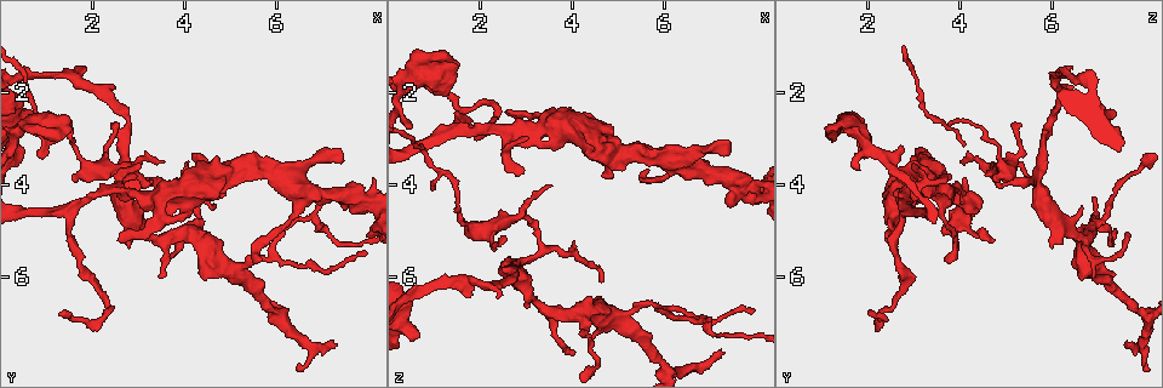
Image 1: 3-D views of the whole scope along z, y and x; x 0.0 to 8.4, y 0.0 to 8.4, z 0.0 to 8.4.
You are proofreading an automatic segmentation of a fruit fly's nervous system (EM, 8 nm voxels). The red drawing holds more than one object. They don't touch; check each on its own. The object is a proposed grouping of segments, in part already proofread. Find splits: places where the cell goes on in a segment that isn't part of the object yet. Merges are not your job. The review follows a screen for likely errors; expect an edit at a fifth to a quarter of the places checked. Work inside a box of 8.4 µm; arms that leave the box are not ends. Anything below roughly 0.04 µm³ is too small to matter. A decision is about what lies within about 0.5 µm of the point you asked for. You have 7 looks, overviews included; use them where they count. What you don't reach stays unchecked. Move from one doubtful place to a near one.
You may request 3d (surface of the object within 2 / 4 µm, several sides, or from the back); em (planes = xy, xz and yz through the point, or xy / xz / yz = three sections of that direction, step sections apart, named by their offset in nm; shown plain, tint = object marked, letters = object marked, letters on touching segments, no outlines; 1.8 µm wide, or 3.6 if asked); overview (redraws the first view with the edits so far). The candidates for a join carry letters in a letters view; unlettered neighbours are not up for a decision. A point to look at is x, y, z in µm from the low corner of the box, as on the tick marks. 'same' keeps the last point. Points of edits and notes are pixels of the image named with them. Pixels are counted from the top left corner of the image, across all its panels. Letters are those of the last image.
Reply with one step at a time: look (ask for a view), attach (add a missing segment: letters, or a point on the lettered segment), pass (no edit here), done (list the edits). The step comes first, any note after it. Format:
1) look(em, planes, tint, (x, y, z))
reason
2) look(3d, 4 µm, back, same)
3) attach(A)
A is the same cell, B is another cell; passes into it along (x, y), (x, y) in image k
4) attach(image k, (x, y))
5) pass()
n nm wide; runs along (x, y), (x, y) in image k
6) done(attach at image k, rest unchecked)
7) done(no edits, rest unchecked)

look(3d, 4 µm, (2.75, 2.70, 5.95))
narrows sharply

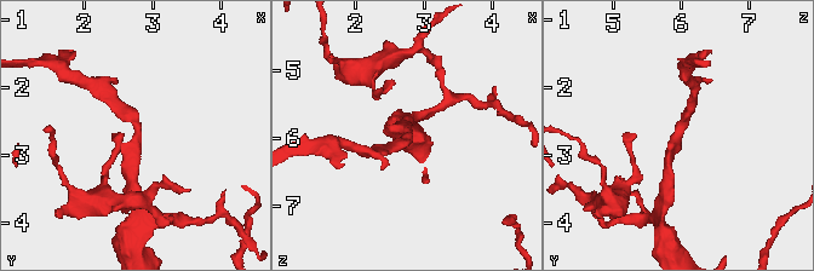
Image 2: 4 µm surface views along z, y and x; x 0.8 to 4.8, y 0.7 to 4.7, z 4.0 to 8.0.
look(em, yz, step 8, tint, (2.75, 2.70, 5.95))
now the EM

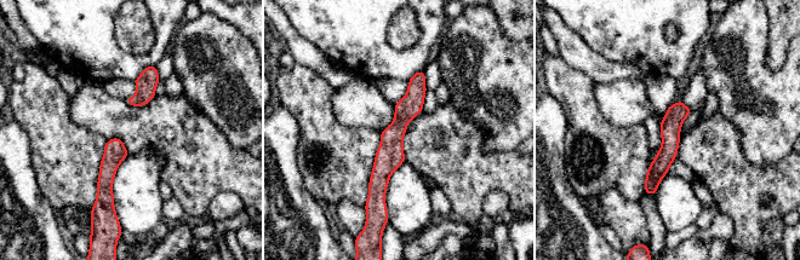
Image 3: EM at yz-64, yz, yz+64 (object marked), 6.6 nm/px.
look(em, planes, letters, same)
another direction

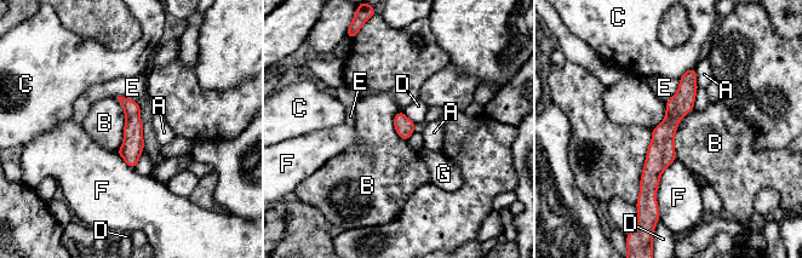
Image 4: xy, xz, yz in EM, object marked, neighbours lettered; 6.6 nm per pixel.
pass()
F touches over 380 nm; A, B, C, D, E, F and G are other cells; none of them fits

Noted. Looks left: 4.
look(em, 3.6 µm, xz, step 4, plain, (7.25, 7.45, 7.55))
an open end

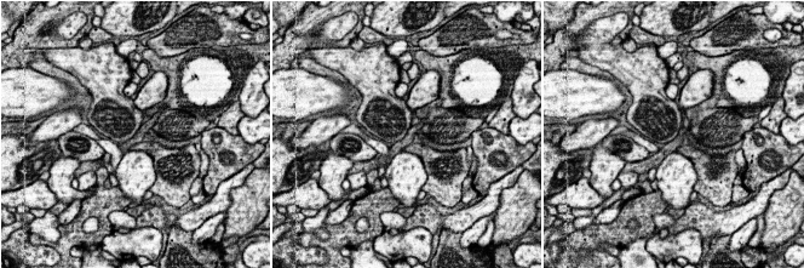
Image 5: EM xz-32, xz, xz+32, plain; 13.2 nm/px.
look(em, 3.6 µm, xz, step 4, letters, same)
what lies round it

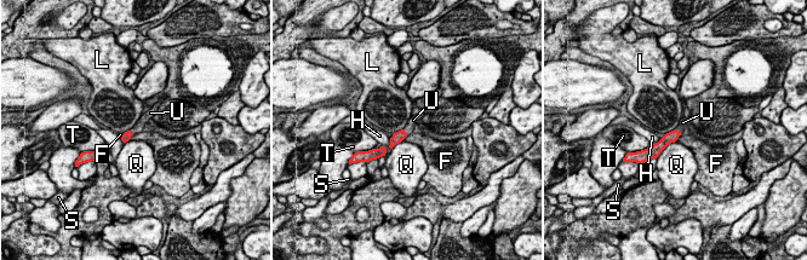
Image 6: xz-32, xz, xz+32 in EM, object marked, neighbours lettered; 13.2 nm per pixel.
attach(U)
Q touches over 360 nm; U is the same cell, F, H, L, Q, S and T are other cells; it goes on there

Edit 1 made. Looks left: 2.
done(attach at image 6, rest unchecked)

